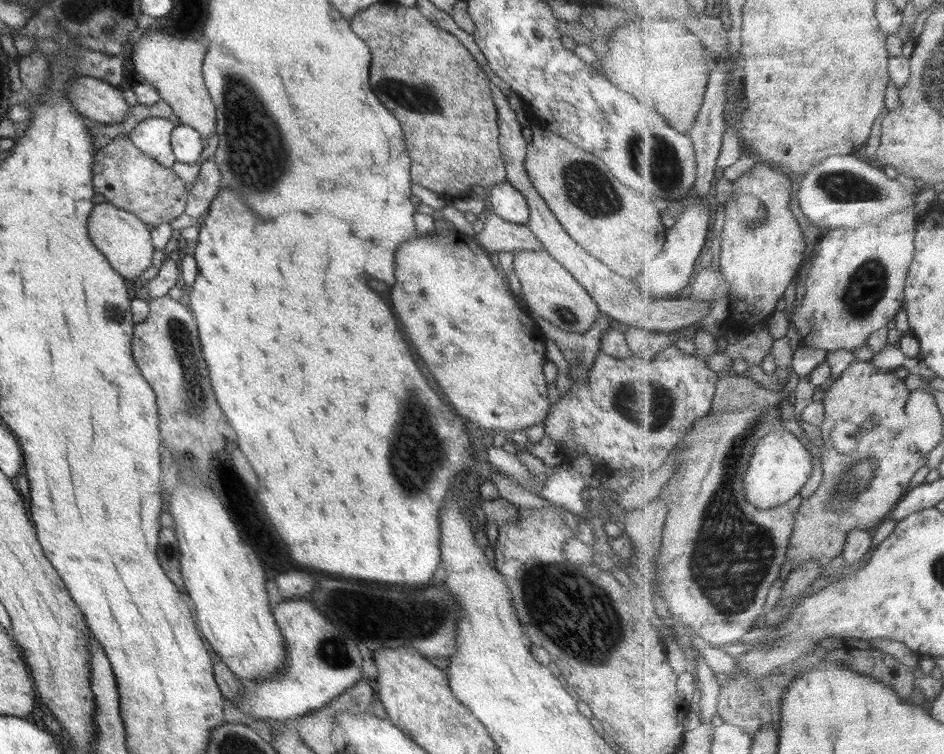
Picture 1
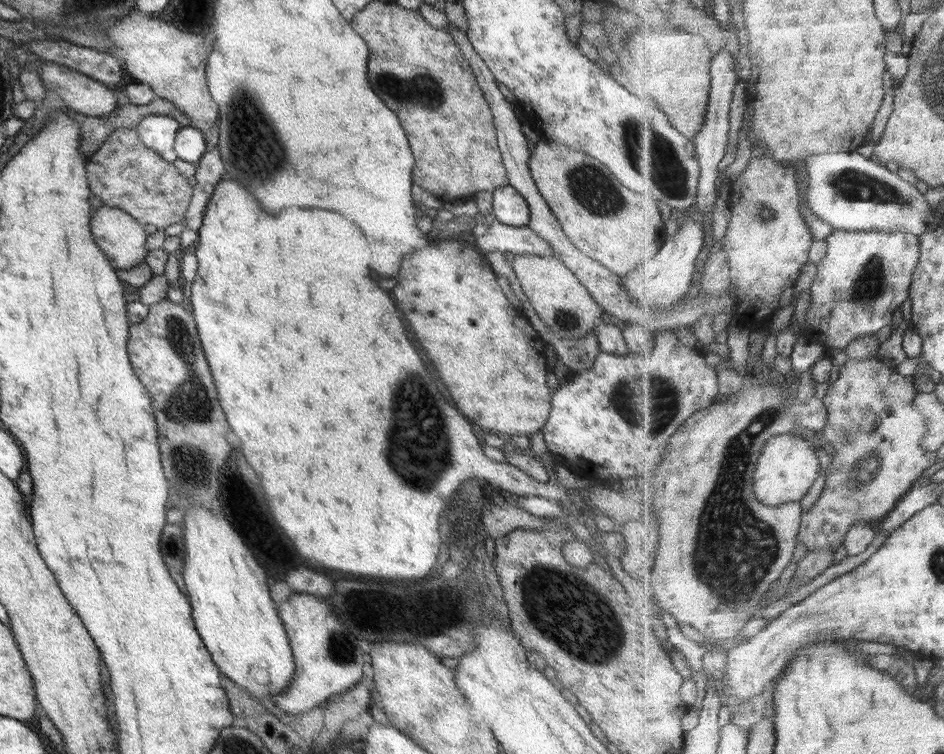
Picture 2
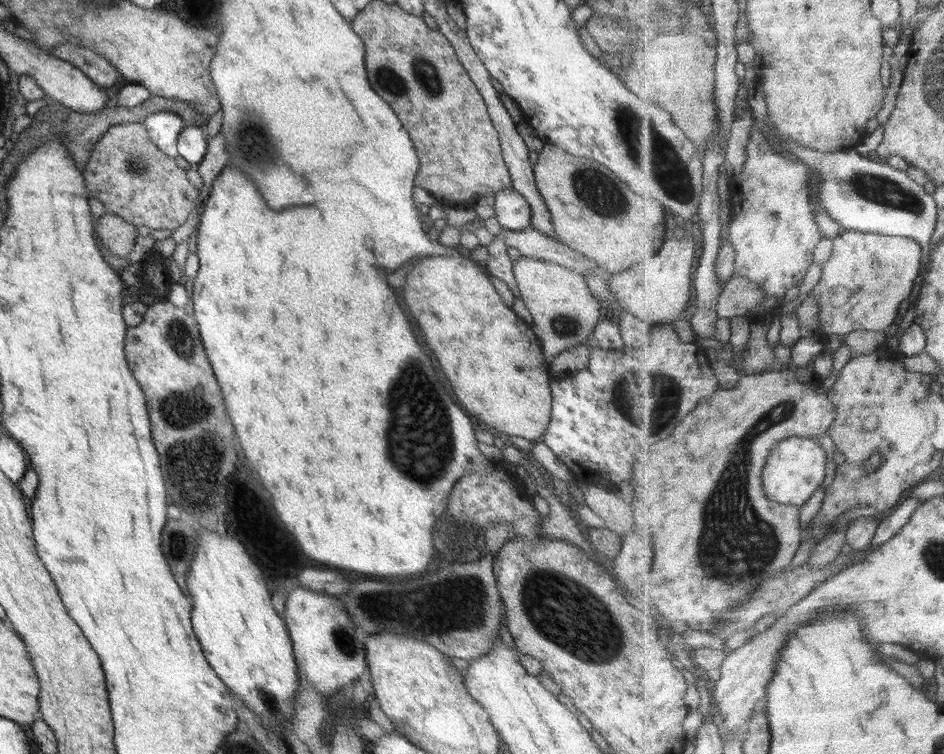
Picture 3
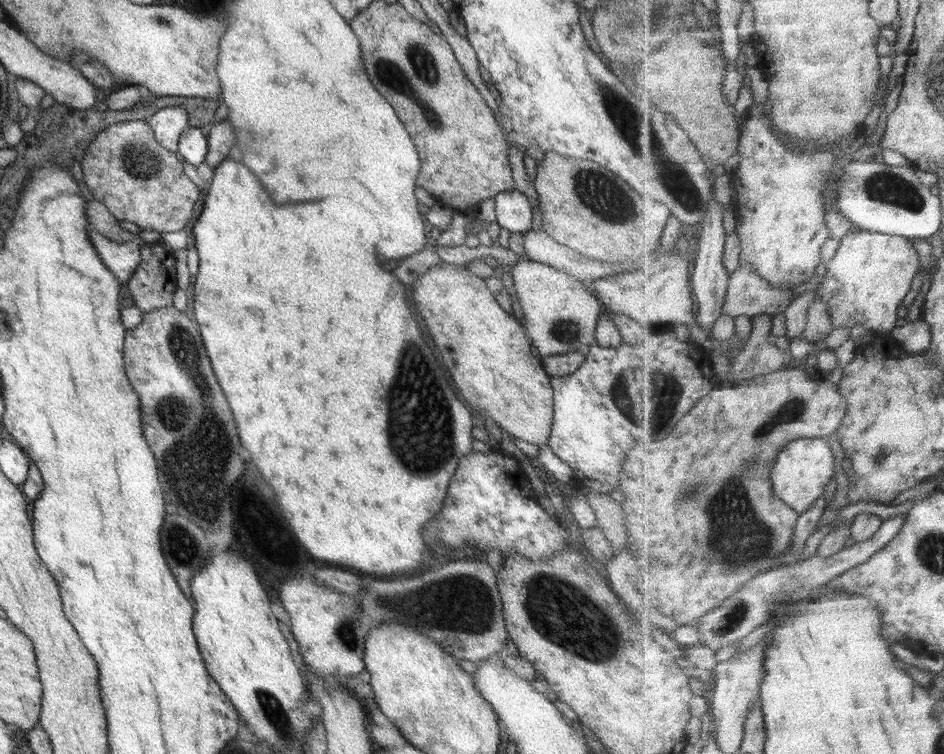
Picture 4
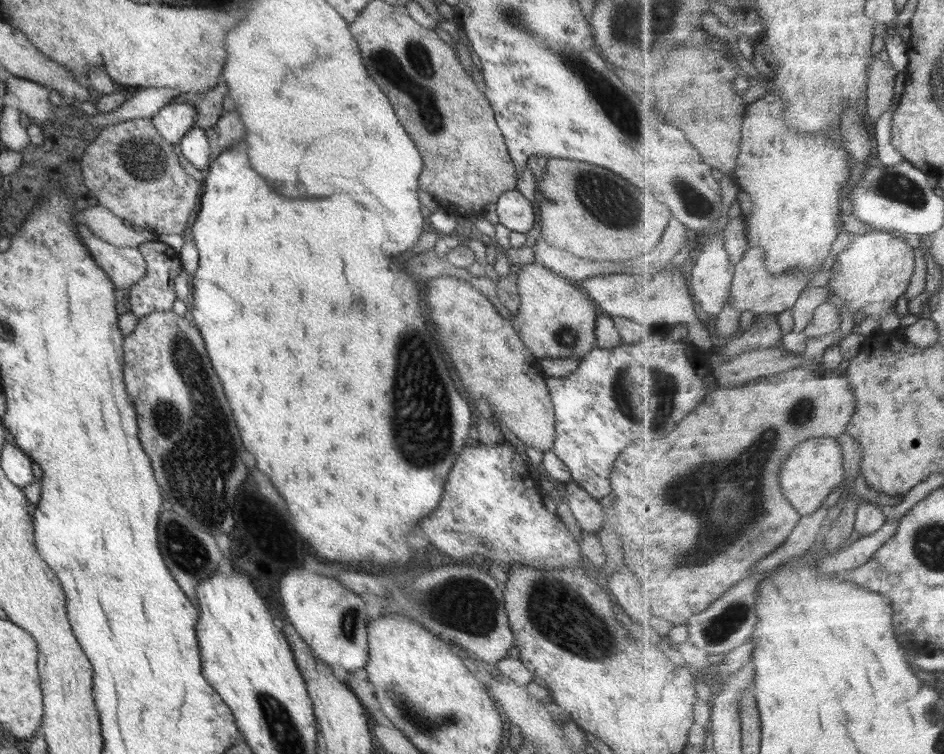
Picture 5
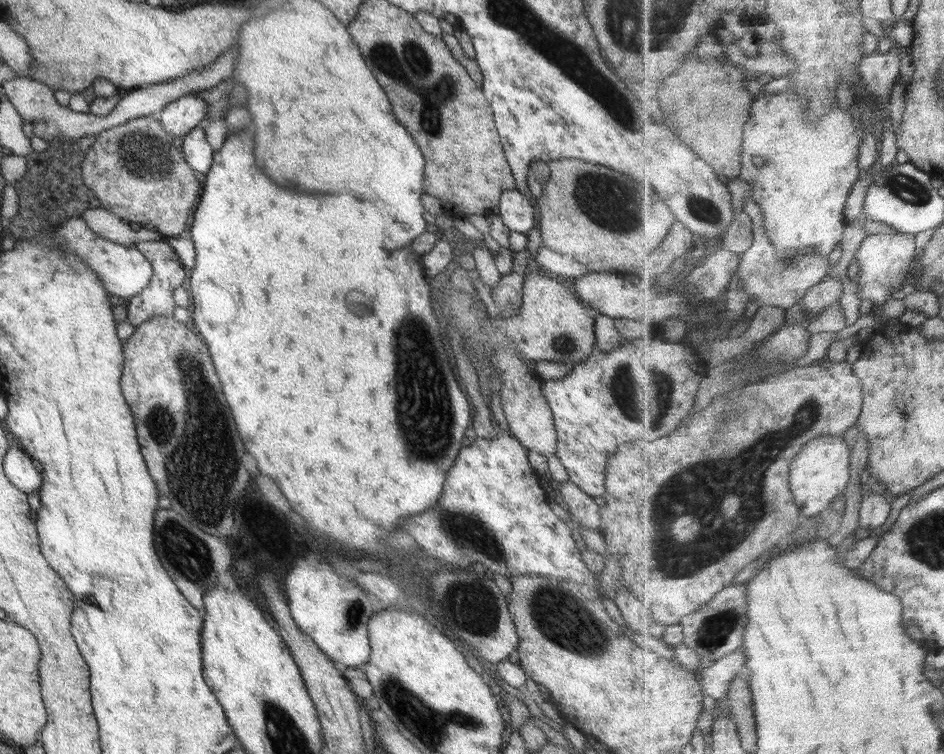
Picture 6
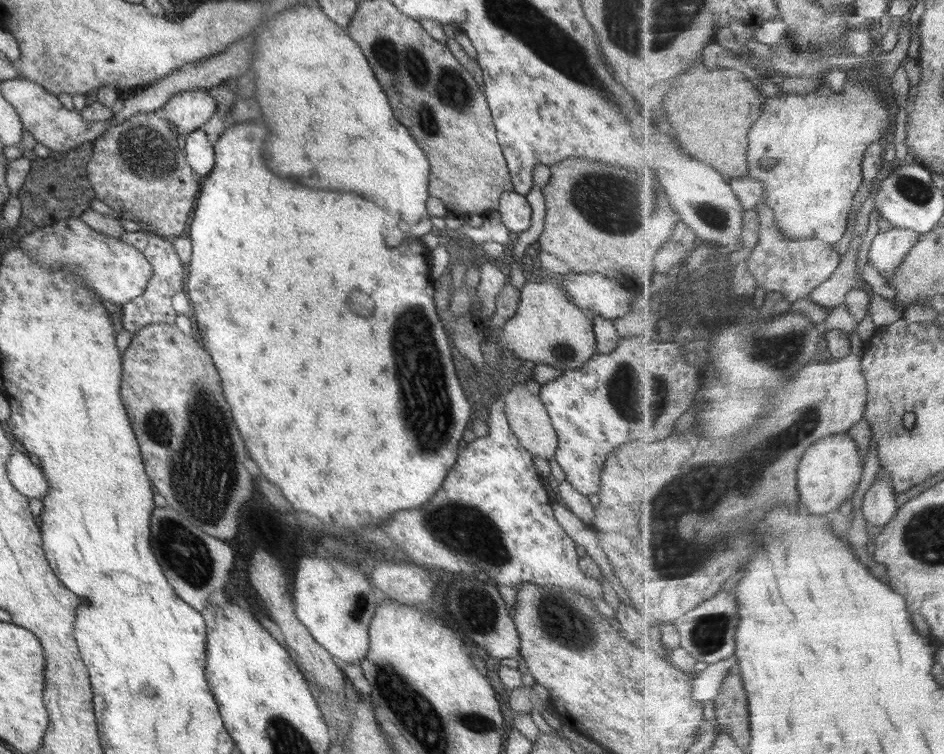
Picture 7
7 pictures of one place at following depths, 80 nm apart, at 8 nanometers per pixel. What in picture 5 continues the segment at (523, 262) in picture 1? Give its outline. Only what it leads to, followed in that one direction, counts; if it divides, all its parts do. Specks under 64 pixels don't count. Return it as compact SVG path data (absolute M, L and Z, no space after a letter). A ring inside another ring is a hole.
M537 263L520 265L517 273L518 311L506 320L535 359L581 359L595 343L594 323L599 312L581 289Z

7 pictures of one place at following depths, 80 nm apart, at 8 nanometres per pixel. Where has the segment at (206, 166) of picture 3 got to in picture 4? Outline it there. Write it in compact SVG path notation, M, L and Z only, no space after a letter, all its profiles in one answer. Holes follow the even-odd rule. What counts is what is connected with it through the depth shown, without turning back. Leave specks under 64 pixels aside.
M226 119L217 122L206 136L208 153L204 162L209 168L225 158L228 158L236 144L236 136L233 134L233 125Z

